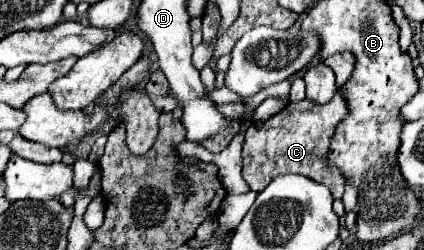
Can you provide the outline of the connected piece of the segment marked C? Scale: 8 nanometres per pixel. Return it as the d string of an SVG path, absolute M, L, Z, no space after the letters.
M337 91L331 103L319 105L303 99L299 103L291 103L291 107L285 107L263 123L251 125L243 141L243 179L253 191L263 191L275 177L285 173L299 173L327 185L333 197L339 199L343 195L345 179L337 167L331 167L327 155L331 139L335 135L335 127L347 115L347 101L343 99L343 93Z

